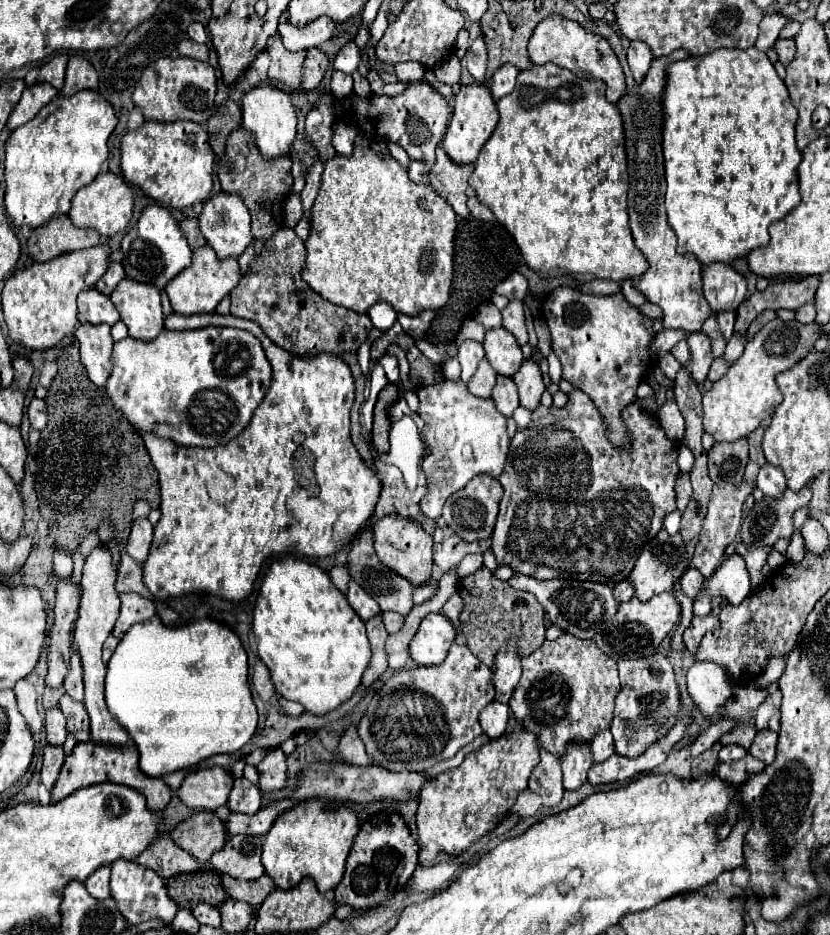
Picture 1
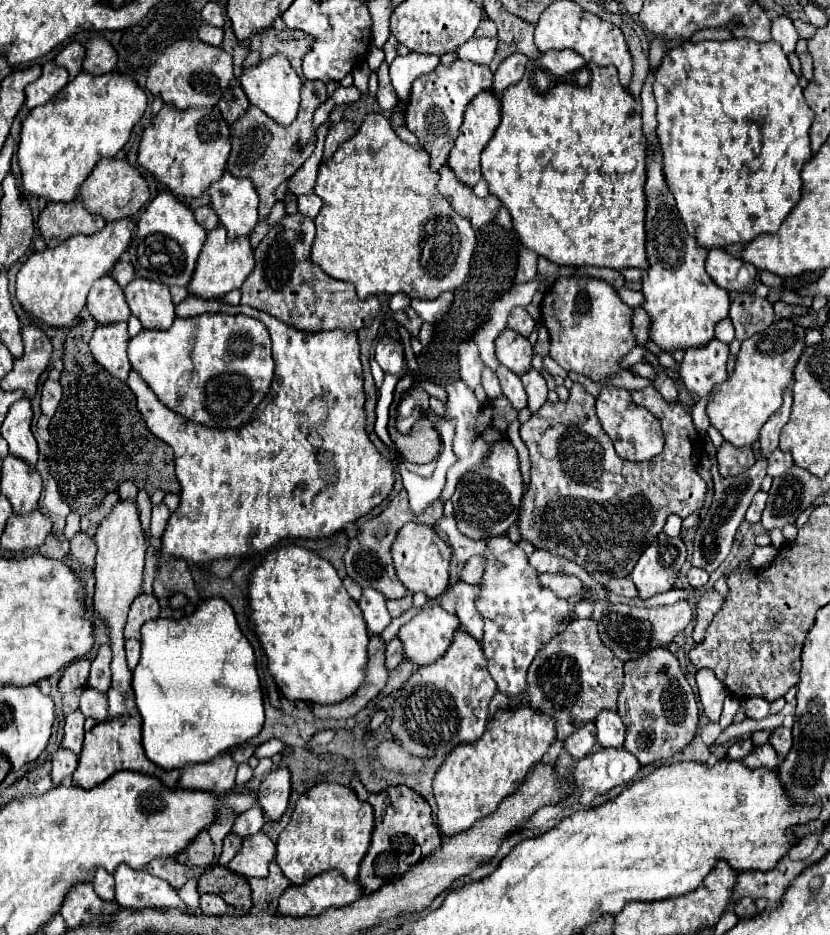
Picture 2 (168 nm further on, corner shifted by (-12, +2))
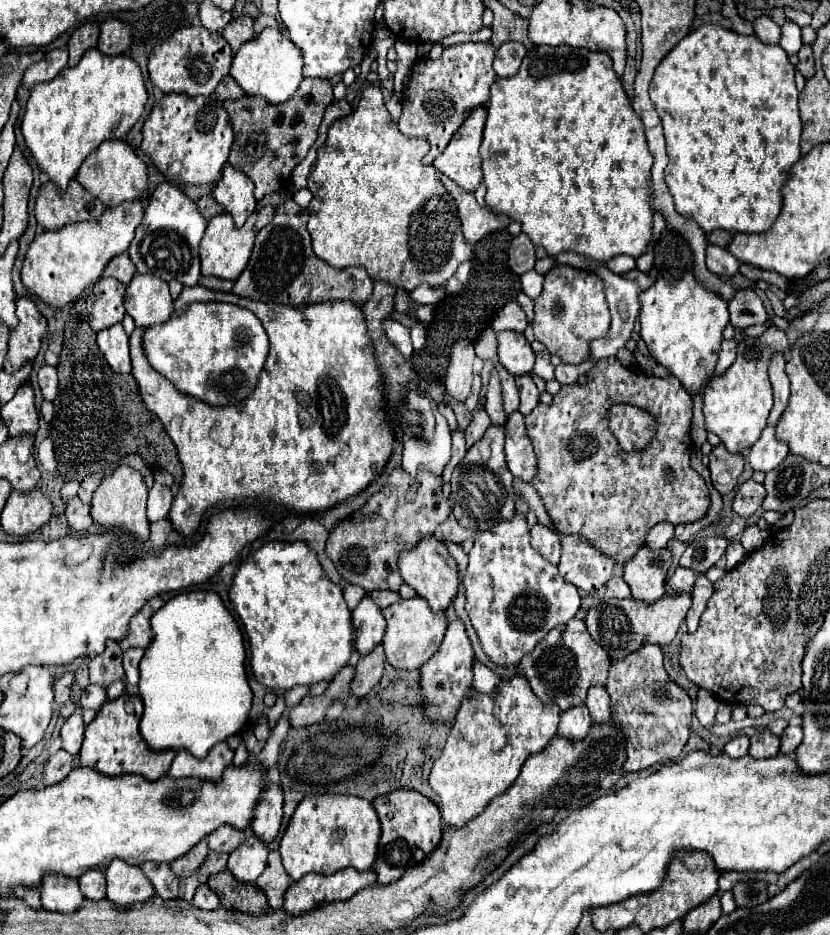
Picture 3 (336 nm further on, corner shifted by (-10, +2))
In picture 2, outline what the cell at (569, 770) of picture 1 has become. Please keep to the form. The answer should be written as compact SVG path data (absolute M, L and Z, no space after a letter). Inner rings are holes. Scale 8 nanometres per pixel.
M594 721L584 723L582 727L578 727L578 731L574 731L566 741L564 741L564 749L574 757L574 759L584 759L588 757L596 747L596 735L594 735Z

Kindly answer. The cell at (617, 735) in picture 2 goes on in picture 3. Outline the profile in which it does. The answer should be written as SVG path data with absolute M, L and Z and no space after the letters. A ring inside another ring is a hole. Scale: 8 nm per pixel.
M592 687L592 691L588 691L588 709L590 709L590 717L594 723L606 723L612 715L612 705L610 705L610 695L606 691L606 687Z

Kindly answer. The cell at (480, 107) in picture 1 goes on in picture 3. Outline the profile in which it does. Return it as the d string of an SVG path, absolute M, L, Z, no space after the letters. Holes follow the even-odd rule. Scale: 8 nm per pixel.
M476 107L476 111L472 111L472 115L468 115L468 119L464 121L464 127L456 131L452 143L448 143L444 153L432 163L442 175L448 175L466 191L476 191L482 181L478 147L482 143L484 123L486 107Z

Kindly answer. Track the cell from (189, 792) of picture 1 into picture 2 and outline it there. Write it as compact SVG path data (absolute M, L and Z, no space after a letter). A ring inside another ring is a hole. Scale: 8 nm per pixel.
M230 753L218 755L218 759L212 759L210 763L184 767L182 775L178 779L178 787L182 789L200 789L210 791L216 795L226 795L234 787L238 763L232 759Z

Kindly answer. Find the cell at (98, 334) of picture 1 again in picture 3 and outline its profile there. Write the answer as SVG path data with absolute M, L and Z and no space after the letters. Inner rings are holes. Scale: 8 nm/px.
M118 323L116 327L108 327L98 333L98 347L104 353L108 365L116 373L130 373L130 355L128 355L128 335L124 333L122 325Z

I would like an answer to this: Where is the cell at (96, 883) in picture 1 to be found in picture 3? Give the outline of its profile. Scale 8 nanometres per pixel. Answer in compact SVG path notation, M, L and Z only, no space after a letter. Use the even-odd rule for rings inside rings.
M90 869L78 879L78 883L80 883L80 891L86 899L94 899L94 901L106 899L106 877L102 871Z

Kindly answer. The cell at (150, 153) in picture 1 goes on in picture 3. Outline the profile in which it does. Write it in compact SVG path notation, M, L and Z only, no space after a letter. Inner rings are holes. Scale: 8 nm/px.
M168 93L152 107L150 117L144 121L140 149L152 159L156 169L164 177L168 177L170 183L176 183L176 185L214 185L214 183L220 181L222 169L224 169L224 165L228 161L228 155L230 155L232 141L234 141L234 133L232 133L232 127L230 127L230 119L228 119L228 113L226 113L224 105L220 105L218 99L200 97L200 95L190 99L186 95Z

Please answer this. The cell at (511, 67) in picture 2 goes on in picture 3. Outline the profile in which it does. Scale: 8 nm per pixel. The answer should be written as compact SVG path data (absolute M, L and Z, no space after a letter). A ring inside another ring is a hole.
M510 41L510 43L504 43L498 51L496 51L496 57L494 57L494 71L498 77L514 77L520 69L520 63L526 55L526 49L524 45L516 43L516 41Z

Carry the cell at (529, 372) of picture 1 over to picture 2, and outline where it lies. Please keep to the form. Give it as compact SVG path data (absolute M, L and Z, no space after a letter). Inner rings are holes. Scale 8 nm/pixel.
M530 369L520 379L522 379L524 389L528 393L528 409L538 411L546 403L546 395L548 395L548 387L546 387L544 377L536 369Z

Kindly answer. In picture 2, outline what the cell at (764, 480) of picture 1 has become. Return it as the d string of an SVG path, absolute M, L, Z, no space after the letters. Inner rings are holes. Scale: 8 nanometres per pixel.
M774 449L766 459L768 459L768 469L766 471L768 471L770 477L778 477L792 467L792 455L784 453L780 449Z

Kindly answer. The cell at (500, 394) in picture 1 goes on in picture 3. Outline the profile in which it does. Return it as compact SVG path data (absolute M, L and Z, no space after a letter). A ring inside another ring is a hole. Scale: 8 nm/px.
M496 365L496 371L500 375L500 383L502 383L502 397L504 397L504 411L506 415L510 415L512 411L518 409L520 405L520 391L514 383L514 377L502 367L502 365Z

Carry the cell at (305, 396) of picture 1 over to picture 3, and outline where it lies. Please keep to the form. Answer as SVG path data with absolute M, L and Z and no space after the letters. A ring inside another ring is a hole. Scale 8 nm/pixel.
M196 285L196 287L184 287L180 297L174 301L174 307L176 309L186 309L190 303L208 303L208 301L218 301L218 303L234 303L234 305L240 305L244 309L250 309L264 325L266 333L268 333L268 339L270 339L270 353L268 353L268 359L266 359L266 367L258 379L258 385L256 389L252 391L252 395L240 405L240 407L224 407L224 409L218 409L218 407L208 407L204 403L196 403L196 399L188 399L188 395L176 391L176 387L172 387L162 375L156 375L156 371L152 371L150 363L144 359L144 353L142 353L142 337L145 329L136 327L134 333L130 335L130 357L132 357L132 375L140 387L140 395L142 395L142 401L146 405L146 409L150 413L154 413L160 423L164 425L166 433L170 435L170 439L174 441L176 449L178 449L178 457L180 457L180 463L182 463L182 469L184 469L184 479L182 479L182 485L180 485L180 491L178 495L174 497L174 503L172 503L172 509L170 509L170 521L172 521L172 527L186 539L194 537L200 529L200 523L206 515L206 511L218 507L220 503L224 501L246 501L246 499L258 499L258 501L272 501L272 503L278 503L284 511L288 513L324 513L326 509L334 507L336 503L340 501L346 501L350 499L352 495L358 495L362 493L366 487L370 487L382 473L382 469L386 467L390 455L392 455L392 445L394 445L394 437L390 433L390 427L384 419L384 413L382 413L382 389L380 389L380 375L378 375L378 367L376 367L376 361L374 361L374 355L372 355L372 345L370 345L370 337L368 337L368 331L366 331L366 323L364 323L364 315L362 315L362 309L356 307L354 303L348 303L348 301L328 301L328 303L322 303L322 305L304 305L302 309L292 309L288 305L260 303L260 301L252 301L252 299L242 299L242 297L236 297L234 293L220 293L220 291L210 291L202 285ZM302 457L312 457L312 465L304 467L300 463ZM328 467L334 467L334 479L330 483L322 483L320 481L320 471L326 471Z

